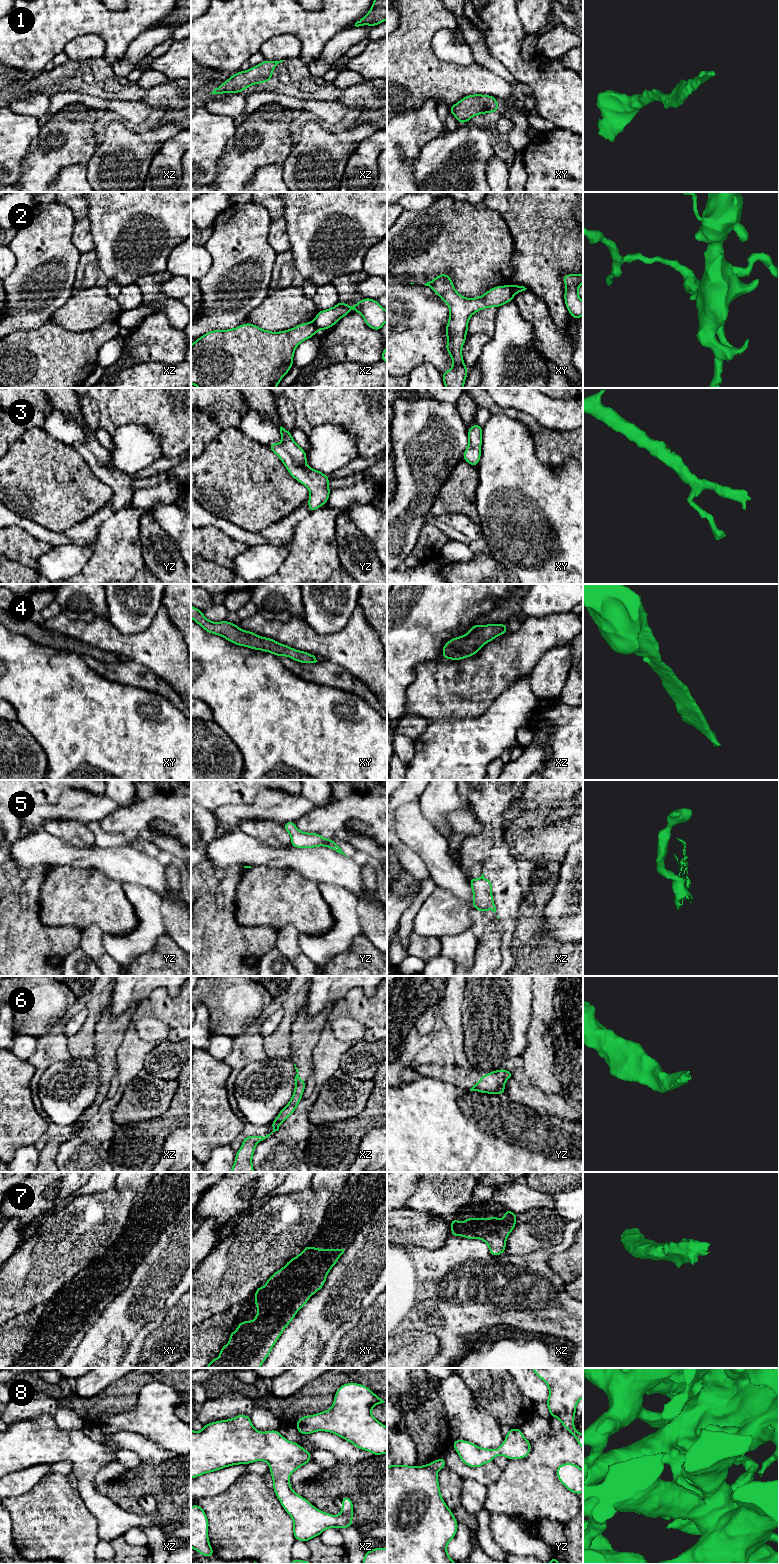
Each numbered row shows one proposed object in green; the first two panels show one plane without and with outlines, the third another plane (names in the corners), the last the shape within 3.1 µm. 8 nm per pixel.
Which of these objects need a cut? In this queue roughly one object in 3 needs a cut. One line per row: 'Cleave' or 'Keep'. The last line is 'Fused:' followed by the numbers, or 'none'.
1: Keep
2: Cleave
3: Keep
4: Keep
5: Keep
6: Keep
7: Keep
8: Keep
Fused: 2

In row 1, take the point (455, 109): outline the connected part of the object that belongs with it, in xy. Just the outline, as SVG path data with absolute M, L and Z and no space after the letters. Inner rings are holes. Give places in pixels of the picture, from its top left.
M473 94L463 97L450 106L449 112L455 116L459 124L470 121L473 116L495 113L499 109L498 101L490 95Z

